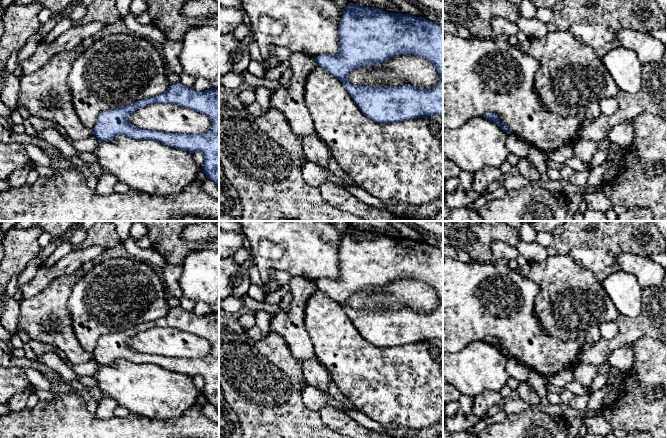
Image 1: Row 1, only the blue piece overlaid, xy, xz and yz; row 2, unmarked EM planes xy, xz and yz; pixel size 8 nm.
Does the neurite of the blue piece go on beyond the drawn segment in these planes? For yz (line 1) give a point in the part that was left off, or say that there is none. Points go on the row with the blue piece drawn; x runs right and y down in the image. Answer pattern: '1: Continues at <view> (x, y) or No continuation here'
1: No continuation here

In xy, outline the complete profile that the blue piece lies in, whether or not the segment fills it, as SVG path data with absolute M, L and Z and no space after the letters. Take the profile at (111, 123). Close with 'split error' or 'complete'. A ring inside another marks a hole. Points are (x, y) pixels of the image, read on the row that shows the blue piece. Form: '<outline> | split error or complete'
M180 82L173 83L170 84L169 88L162 94L142 99L130 105L101 112L92 131L93 135L101 141L113 141L115 137L124 135L136 140L157 141L168 147L188 151L192 154L201 152L204 156L204 163L201 167L202 170L207 178L212 180L219 187L219 89L211 88L208 91L197 92L194 88L186 87ZM152 103L170 103L198 111L210 118L211 126L208 131L202 134L178 134L140 129L129 123L128 117L132 113Z | complete

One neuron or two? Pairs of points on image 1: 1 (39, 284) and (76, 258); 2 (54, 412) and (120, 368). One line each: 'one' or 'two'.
1: one
2: two

